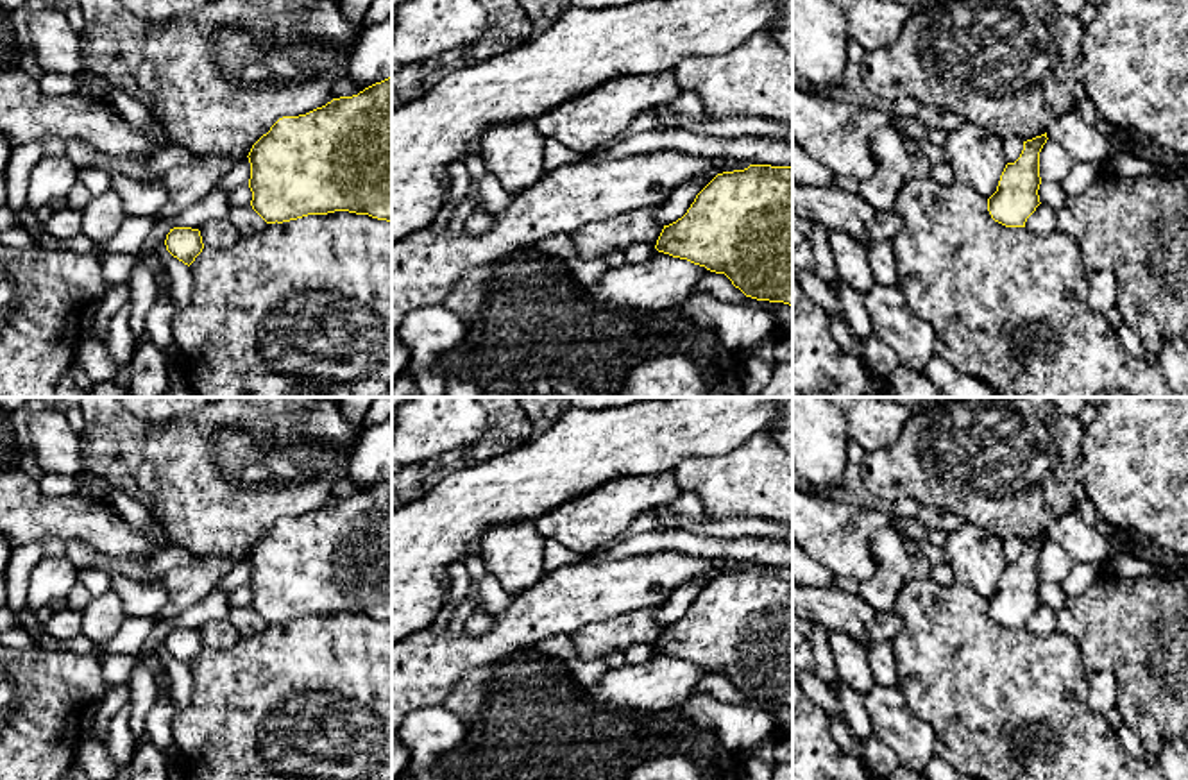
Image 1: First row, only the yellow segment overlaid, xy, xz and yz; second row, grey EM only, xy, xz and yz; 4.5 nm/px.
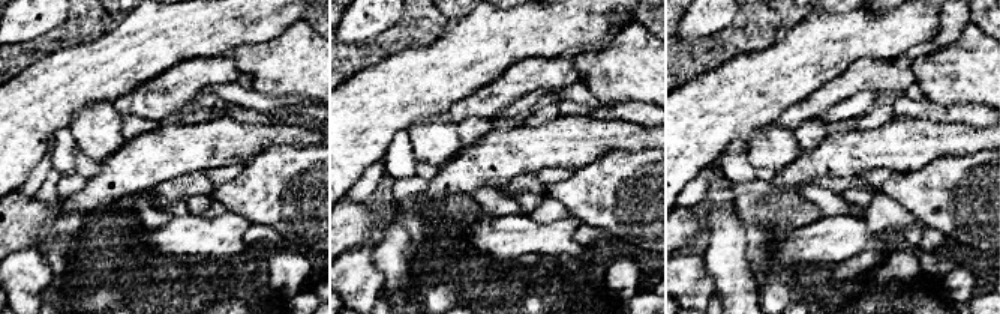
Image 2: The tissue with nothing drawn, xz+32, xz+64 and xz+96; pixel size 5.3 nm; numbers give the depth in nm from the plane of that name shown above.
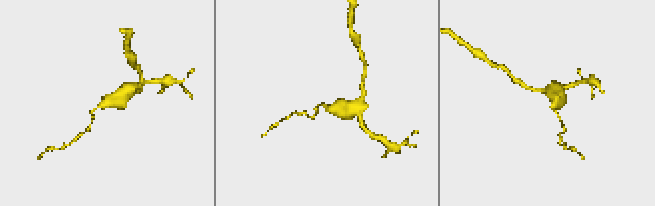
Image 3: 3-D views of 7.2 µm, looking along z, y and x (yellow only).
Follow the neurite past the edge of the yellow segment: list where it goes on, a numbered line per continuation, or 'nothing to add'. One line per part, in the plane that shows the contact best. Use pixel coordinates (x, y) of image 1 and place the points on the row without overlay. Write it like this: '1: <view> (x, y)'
nothing to add

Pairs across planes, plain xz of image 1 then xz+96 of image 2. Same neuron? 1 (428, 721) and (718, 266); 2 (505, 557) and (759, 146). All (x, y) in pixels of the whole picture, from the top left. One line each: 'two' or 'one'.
1: two
2: one

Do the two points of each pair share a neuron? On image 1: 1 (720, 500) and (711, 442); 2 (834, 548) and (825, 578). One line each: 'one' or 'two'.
1: two
2: two

